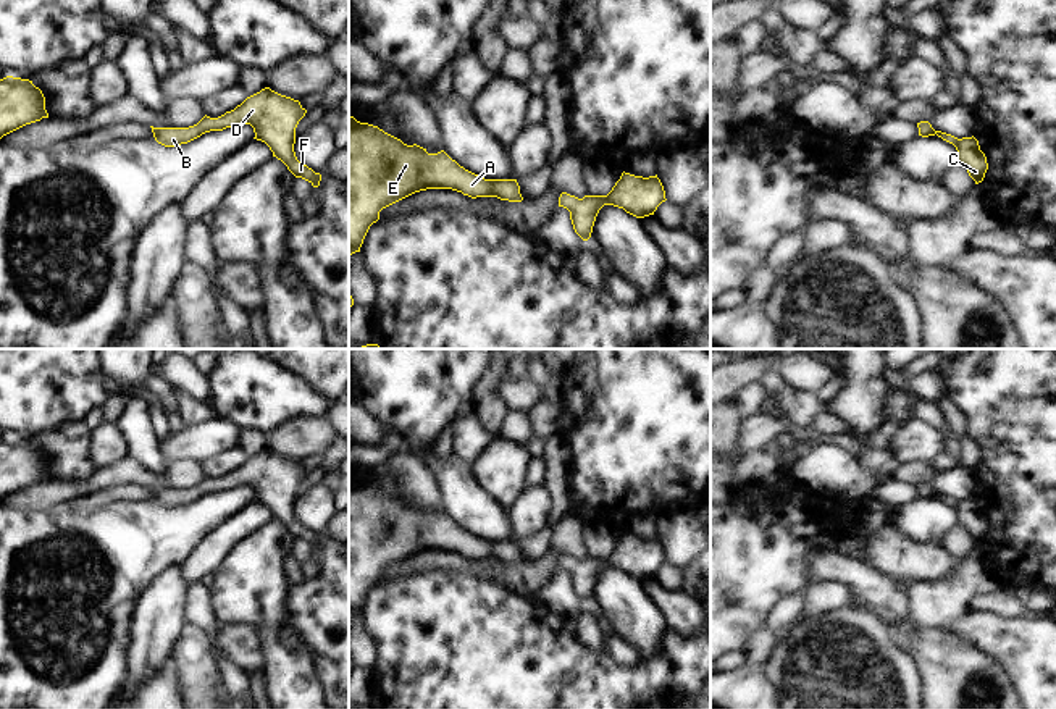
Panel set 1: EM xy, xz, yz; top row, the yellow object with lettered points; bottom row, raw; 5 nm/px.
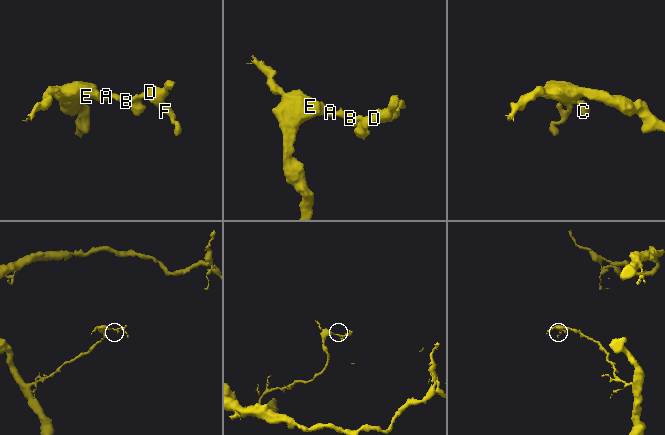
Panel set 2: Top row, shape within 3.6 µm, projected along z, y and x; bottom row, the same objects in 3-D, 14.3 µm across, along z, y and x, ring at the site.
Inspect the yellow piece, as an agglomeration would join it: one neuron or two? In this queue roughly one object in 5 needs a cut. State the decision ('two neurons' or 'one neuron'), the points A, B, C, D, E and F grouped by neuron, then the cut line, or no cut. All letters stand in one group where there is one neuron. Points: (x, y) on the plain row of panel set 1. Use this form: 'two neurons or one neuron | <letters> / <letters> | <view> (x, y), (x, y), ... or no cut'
one neuron | A B C D E F | no cut

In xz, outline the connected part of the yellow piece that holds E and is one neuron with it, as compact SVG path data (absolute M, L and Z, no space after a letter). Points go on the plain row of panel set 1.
M349 478L349 619L360 614L383 570L426 551L452 551L471 560L523 562L517 541L484 541L444 512L428 515Z

